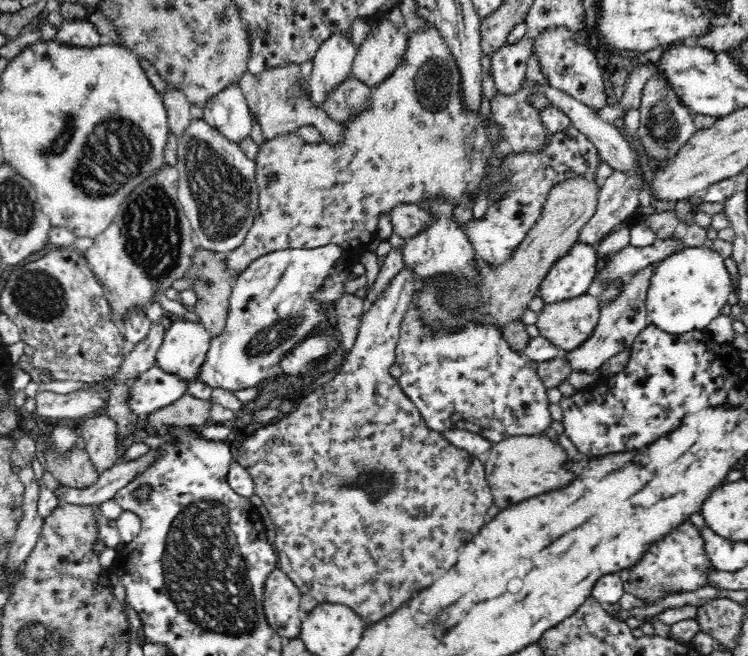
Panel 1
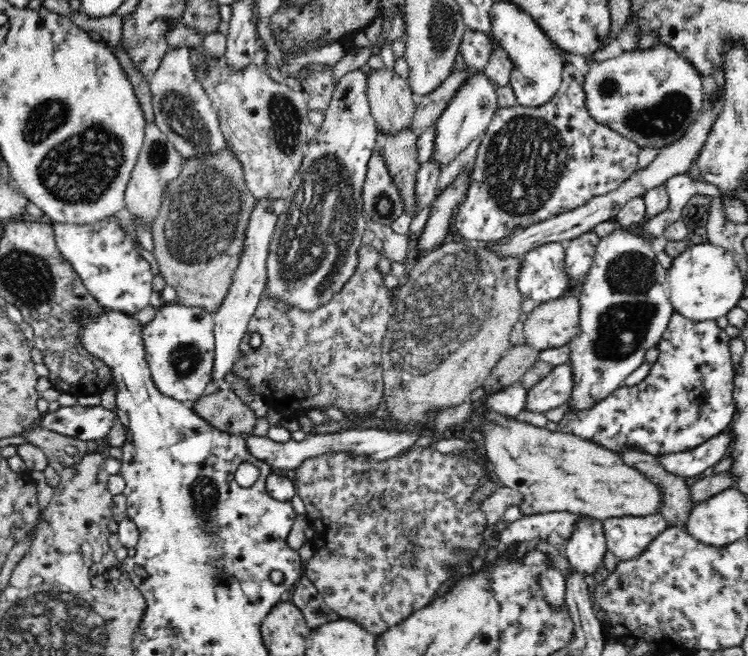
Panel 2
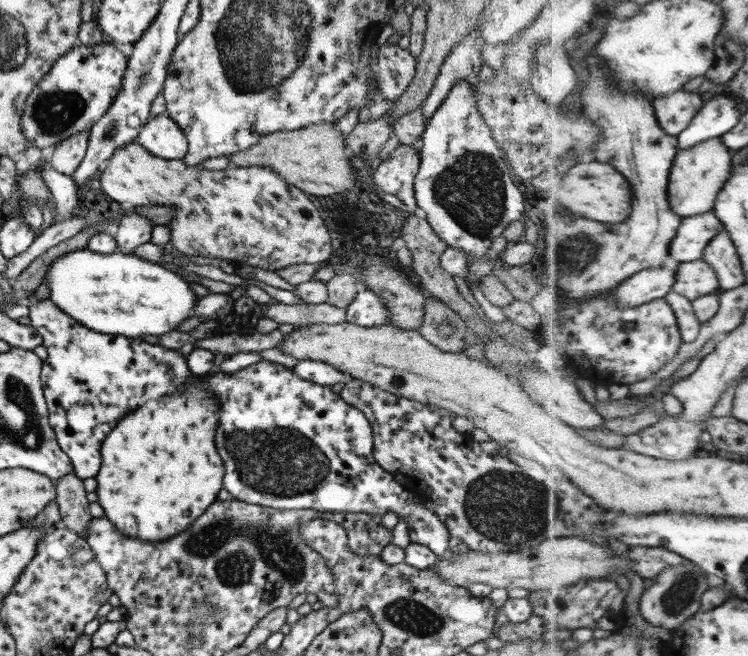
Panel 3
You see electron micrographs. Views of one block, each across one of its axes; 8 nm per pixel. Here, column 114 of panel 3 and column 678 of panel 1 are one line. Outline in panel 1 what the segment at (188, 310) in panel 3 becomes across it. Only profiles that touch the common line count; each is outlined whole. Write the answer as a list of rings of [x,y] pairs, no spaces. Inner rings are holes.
[[[684,247],[681,251],[666,257],[653,272],[647,290],[646,311],[652,325],[667,334],[678,335],[705,330],[708,324],[720,315],[720,309],[728,300],[731,290],[731,277],[724,265],[725,258],[711,248]]]

